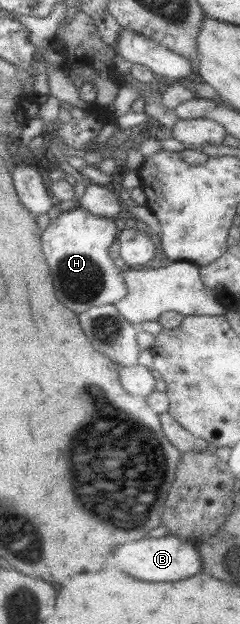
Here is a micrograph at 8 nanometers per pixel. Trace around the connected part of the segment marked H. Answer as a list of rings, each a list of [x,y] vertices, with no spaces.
[[[79,207],[61,212],[40,235],[43,257],[51,269],[55,299],[77,314],[90,307],[114,304],[127,293],[122,273],[108,254],[109,246],[116,241],[114,220],[91,215]]]

